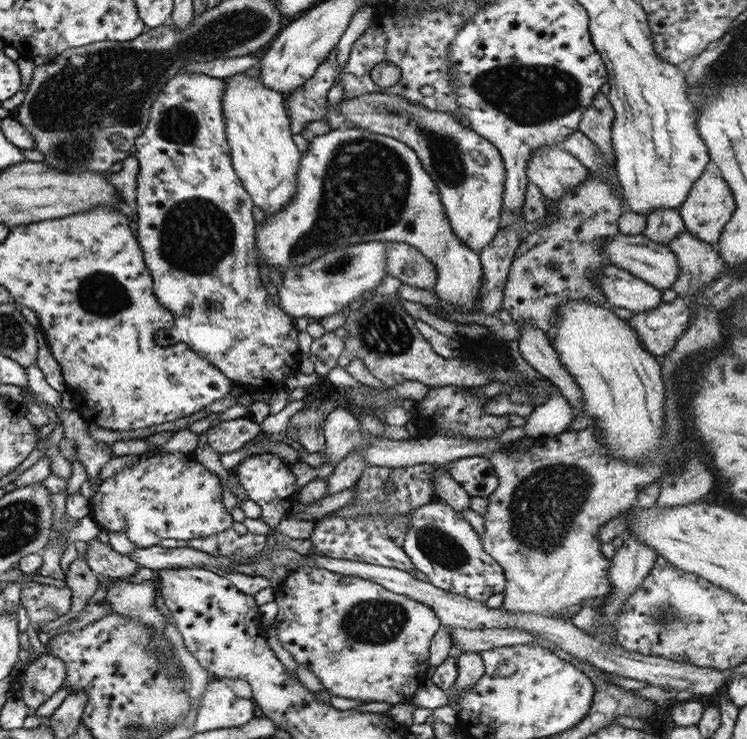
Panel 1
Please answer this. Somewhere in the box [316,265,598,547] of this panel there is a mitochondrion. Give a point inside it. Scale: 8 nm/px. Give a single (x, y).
(380, 328)

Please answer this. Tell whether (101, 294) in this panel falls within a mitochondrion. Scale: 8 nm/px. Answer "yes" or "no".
yes

